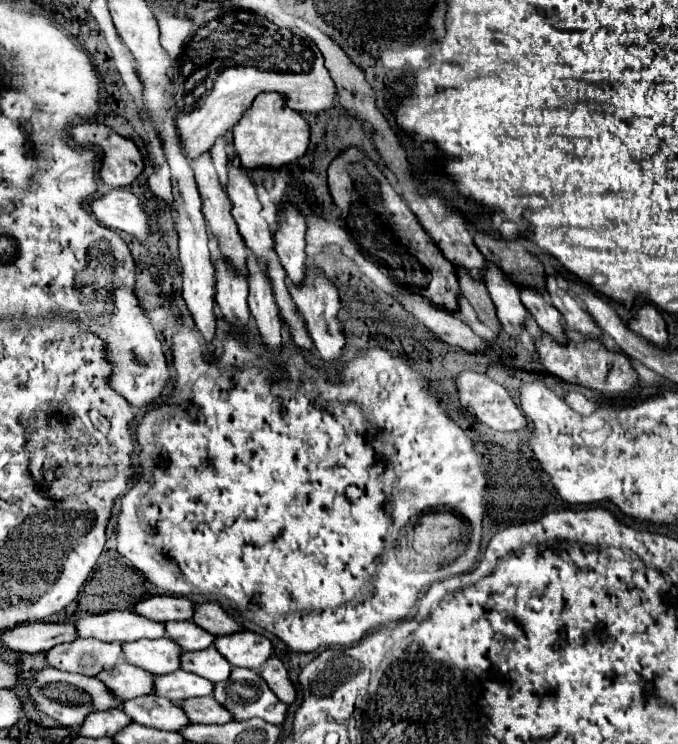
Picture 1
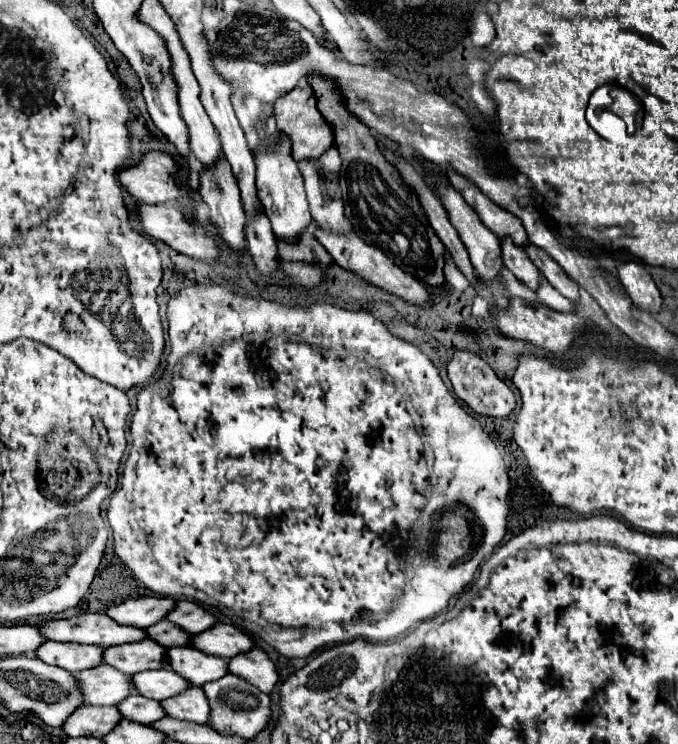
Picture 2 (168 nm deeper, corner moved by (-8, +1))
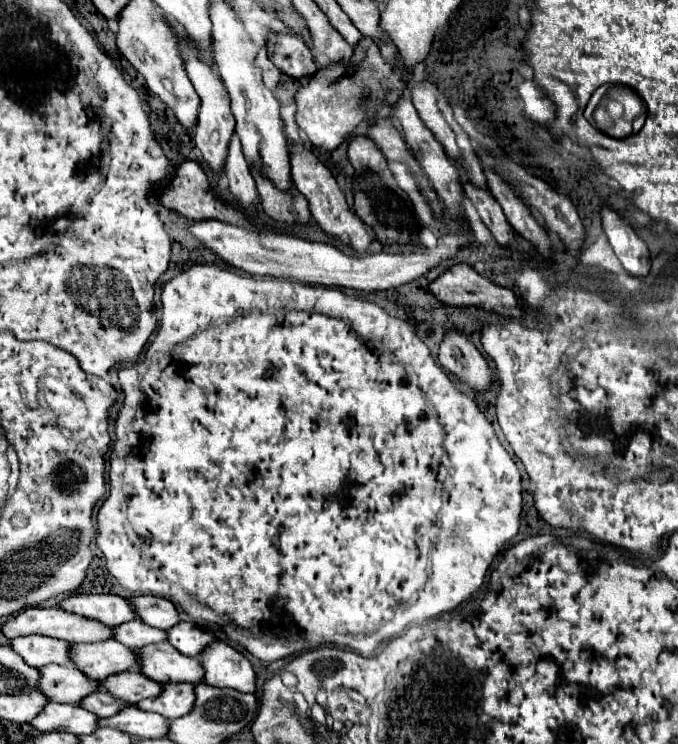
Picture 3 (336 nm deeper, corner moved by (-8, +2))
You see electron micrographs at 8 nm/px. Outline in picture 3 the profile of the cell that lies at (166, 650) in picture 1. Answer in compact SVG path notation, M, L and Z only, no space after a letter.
M104 640L96 644L72 644L68 650L70 662L90 680L104 680L110 674L136 668L136 654L120 646L120 642Z

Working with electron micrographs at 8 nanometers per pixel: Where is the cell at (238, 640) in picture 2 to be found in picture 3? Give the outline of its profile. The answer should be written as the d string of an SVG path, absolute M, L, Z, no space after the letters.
M178 622L170 630L166 630L166 640L184 656L198 656L200 646L206 646L208 642L214 642L214 636L192 624L192 622Z

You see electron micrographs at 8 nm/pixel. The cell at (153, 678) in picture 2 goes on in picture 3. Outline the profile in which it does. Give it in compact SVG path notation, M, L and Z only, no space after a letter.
M124 670L112 674L100 682L100 688L132 706L144 698L154 698L156 694L160 694L160 684L144 678L144 674L140 674L138 670Z

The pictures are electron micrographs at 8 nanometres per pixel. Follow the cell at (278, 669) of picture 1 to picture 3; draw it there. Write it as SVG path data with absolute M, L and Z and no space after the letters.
M212 642L200 652L204 682L210 686L232 688L238 692L254 692L256 678L250 662L226 642Z

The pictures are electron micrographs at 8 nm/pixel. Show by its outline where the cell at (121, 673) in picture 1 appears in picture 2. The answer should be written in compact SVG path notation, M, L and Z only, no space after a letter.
M108 663L80 671L76 677L88 705L118 705L134 691L130 675L116 671L116 667Z

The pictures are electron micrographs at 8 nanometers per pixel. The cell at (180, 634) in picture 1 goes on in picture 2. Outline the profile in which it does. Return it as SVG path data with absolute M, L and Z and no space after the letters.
M160 621L148 627L146 631L150 639L154 639L156 643L164 647L186 647L192 643L192 635L184 631L182 627L176 627L176 623L170 623L170 621Z

